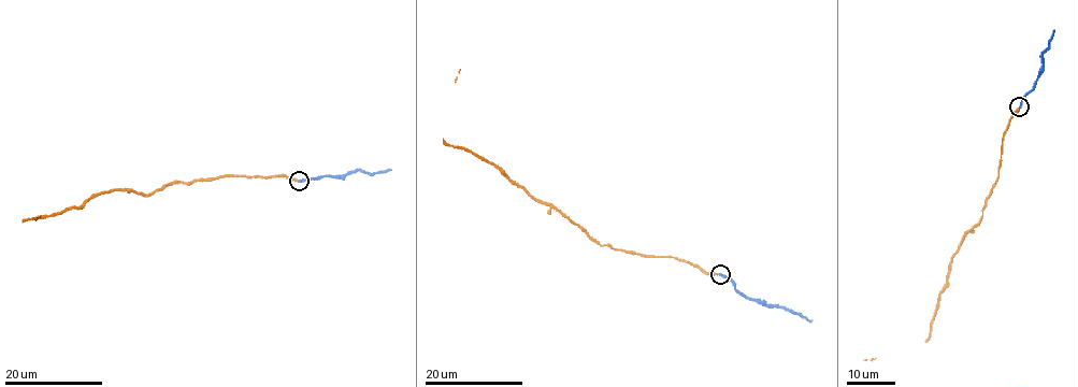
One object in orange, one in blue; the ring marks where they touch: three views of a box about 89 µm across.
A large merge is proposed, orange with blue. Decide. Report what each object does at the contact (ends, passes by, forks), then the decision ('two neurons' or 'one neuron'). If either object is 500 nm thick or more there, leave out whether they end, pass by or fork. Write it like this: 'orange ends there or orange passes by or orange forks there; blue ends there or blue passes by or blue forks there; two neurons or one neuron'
orange ends there; blue ends there; two neurons

